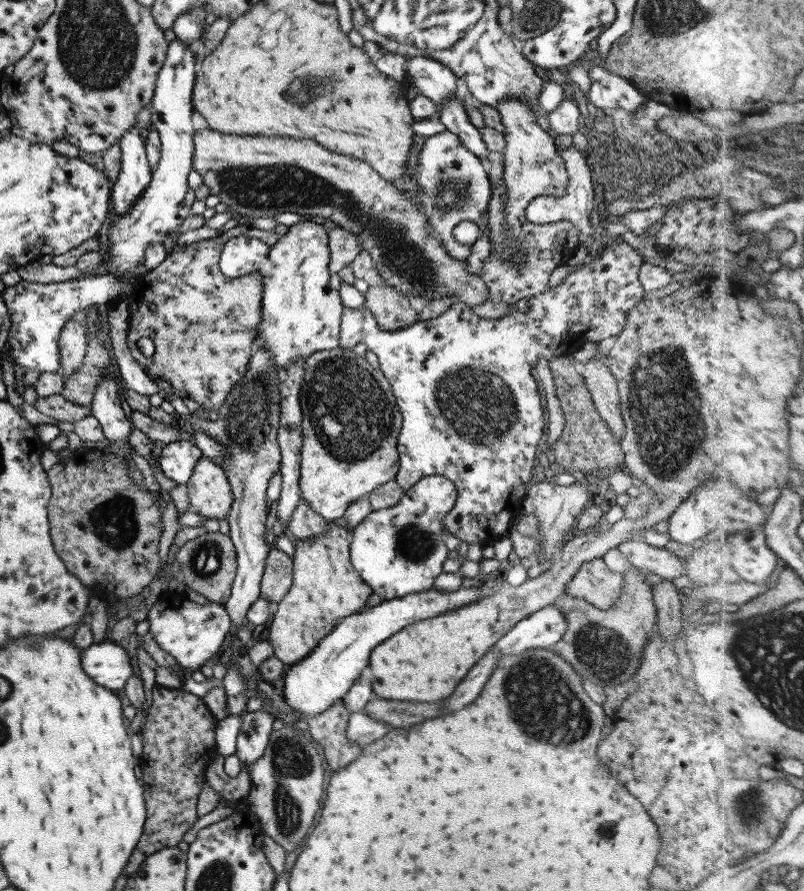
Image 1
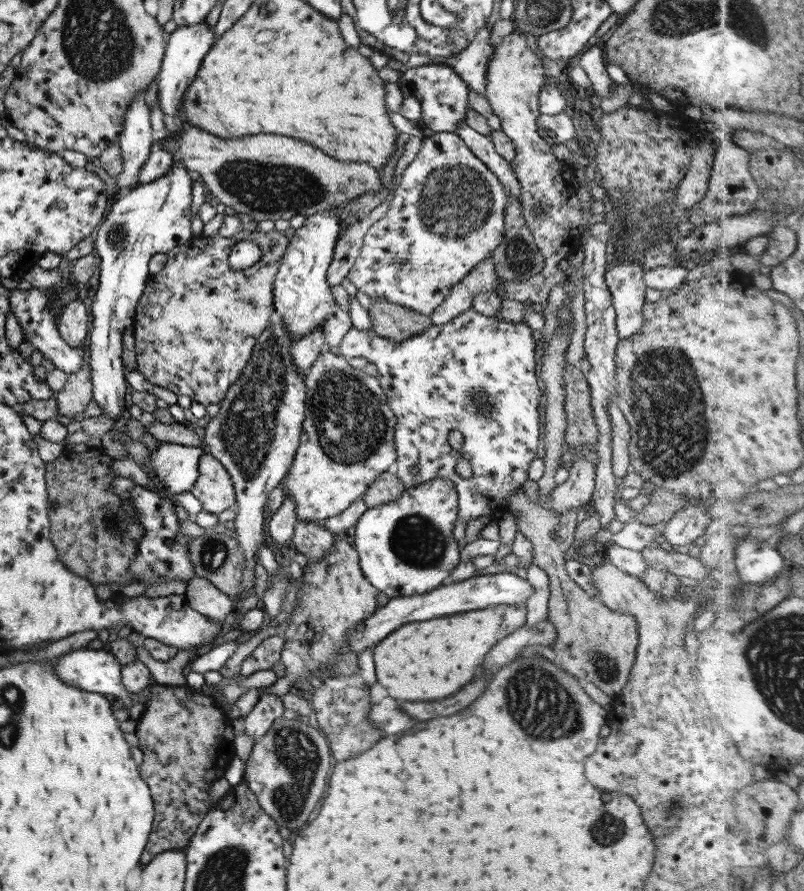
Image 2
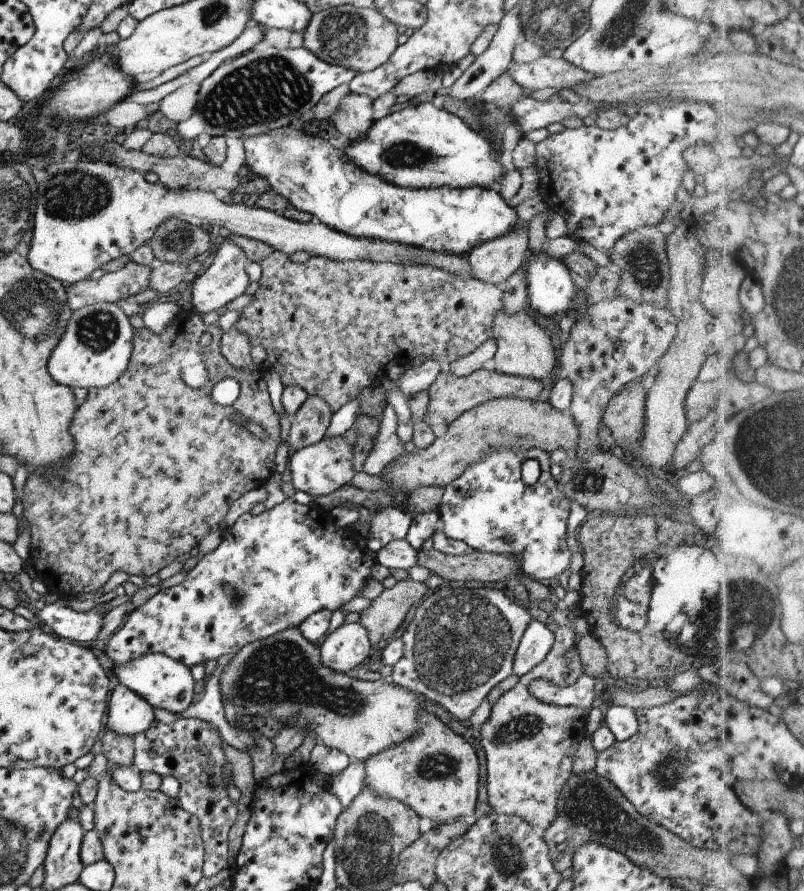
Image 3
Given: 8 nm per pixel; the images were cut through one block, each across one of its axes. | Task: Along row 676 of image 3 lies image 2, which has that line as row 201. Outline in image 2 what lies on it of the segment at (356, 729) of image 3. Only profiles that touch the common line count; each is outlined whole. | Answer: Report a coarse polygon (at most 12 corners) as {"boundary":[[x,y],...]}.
{"boundary":[[183,121],[160,140],[254,221],[346,207],[378,170],[274,134]]}

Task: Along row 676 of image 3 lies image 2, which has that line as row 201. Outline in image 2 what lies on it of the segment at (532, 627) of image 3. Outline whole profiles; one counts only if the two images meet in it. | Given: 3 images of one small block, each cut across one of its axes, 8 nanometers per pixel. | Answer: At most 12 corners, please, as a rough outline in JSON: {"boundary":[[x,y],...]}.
{"boundary":[[461,120],[455,133],[509,188],[516,202],[520,183],[492,139]]}

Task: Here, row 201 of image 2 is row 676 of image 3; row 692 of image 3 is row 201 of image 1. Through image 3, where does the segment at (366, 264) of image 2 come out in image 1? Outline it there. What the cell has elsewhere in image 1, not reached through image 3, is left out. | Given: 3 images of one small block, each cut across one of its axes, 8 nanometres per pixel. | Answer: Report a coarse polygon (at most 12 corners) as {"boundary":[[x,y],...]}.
{"boundary":[[448,130],[426,137],[412,200],[434,238],[467,262],[458,222],[488,230],[485,164]]}

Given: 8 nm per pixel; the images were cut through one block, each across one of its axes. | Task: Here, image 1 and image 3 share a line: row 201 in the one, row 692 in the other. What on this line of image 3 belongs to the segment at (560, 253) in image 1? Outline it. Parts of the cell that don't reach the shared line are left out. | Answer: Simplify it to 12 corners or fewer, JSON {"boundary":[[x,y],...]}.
{"boundary":[[570,626],[491,706],[488,801],[538,832],[556,817],[590,709],[542,688],[583,673]]}

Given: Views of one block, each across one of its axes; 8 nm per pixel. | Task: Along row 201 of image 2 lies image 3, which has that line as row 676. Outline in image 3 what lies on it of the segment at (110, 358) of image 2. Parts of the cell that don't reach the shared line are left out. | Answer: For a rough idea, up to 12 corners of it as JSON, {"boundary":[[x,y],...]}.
{"boundary":[[146,654],[115,667],[154,709],[185,712],[195,681],[183,663]]}

